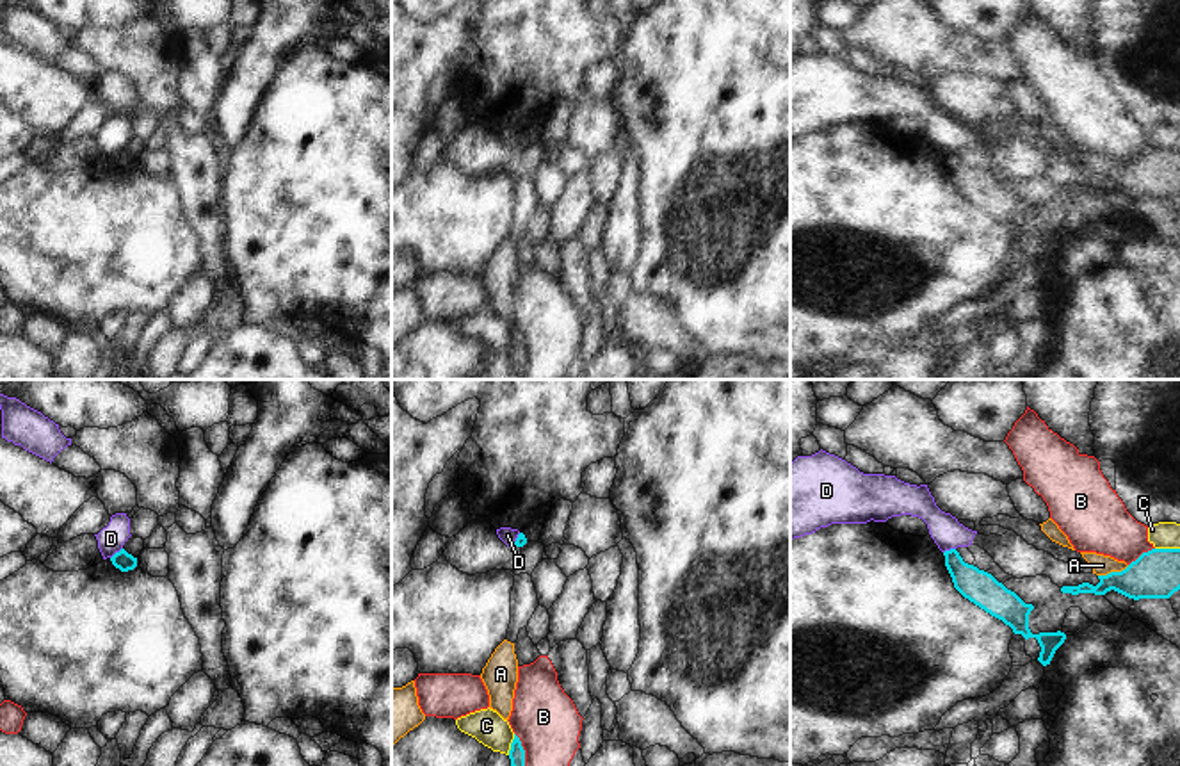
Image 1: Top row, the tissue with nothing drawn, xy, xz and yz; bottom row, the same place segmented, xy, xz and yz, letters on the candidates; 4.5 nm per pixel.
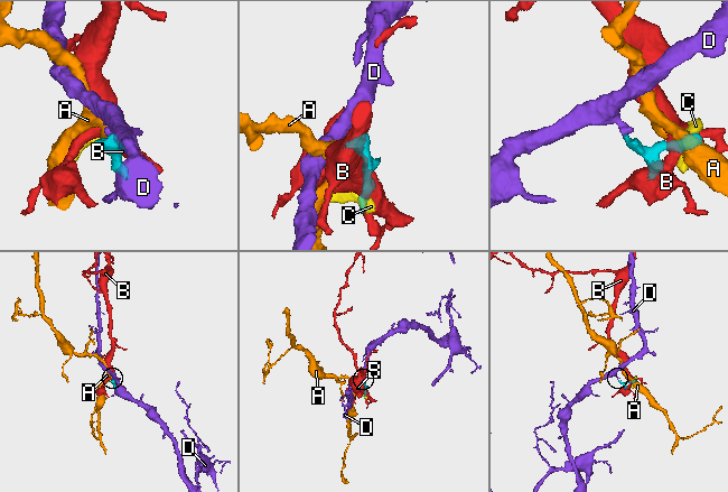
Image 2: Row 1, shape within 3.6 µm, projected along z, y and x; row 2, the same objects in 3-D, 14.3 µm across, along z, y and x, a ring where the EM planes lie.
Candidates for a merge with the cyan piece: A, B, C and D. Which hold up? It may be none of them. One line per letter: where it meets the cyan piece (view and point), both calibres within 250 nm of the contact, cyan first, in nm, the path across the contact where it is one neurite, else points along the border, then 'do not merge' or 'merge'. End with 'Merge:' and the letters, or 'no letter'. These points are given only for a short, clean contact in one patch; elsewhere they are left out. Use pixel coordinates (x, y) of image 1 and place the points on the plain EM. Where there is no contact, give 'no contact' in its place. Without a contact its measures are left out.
A: meets cyan in yz at (1113, 173); 220 nm thick on the cyan side, 90 nm on the other; border along yz (1129, 166), (1099, 177); do not merge
B: meets cyan in yz at (1143, 154); 220 nm thick on the cyan side, 280 nm on the other; do not merge
C: meets cyan in xz at (511, 346); 80 nm thick on the cyan side, 160 nm on the other; border along xz (515, 335), (508, 355); do not merge
D: meets cyan in xy at (116, 154); 90 nm thick on the cyan side, 120 nm on the other; border along xy (121, 148), (111, 159); do not merge
Merge: no letter

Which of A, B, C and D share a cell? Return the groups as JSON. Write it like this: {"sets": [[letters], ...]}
{"sets": [["A"], ["B"], ["C"], ["D"]]}

